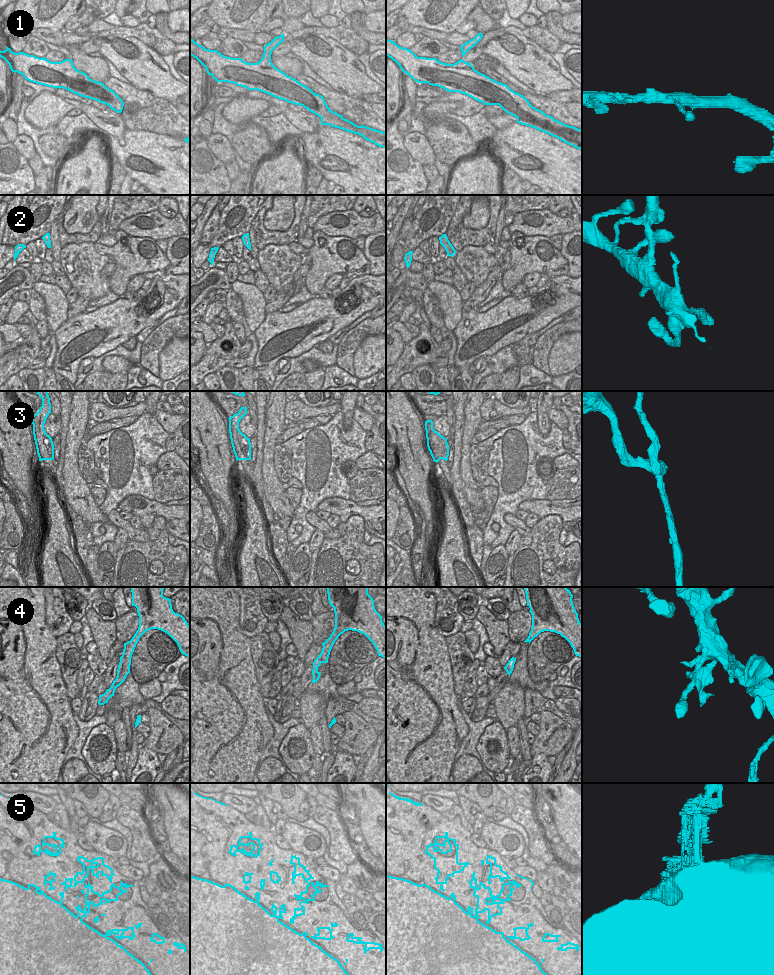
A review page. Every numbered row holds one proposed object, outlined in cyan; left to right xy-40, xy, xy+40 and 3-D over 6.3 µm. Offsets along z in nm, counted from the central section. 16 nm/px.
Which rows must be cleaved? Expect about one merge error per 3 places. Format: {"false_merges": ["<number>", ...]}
{"false_merges": ["3", "4"]}

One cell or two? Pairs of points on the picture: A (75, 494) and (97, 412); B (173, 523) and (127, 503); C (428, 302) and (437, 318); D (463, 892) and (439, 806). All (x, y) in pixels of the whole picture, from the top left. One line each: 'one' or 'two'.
A: two
B: one
C: one
D: two

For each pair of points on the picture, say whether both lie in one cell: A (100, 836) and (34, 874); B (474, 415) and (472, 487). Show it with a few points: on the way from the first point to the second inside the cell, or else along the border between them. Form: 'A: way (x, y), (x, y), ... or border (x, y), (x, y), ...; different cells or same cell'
A: border (94, 850), (104, 853), (109, 857); different cells
B: way (468, 433), (466, 438), (465, 469); same cell

